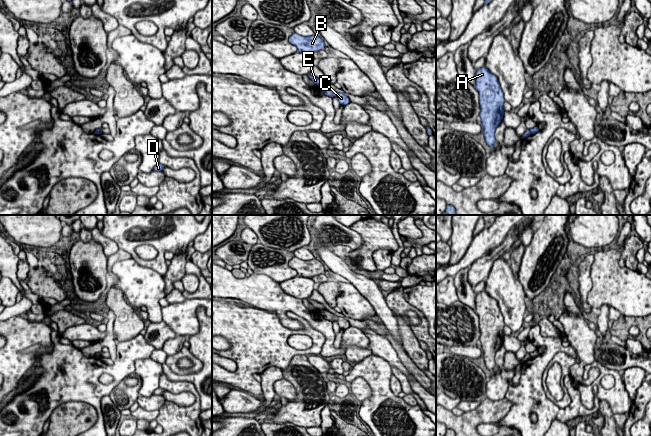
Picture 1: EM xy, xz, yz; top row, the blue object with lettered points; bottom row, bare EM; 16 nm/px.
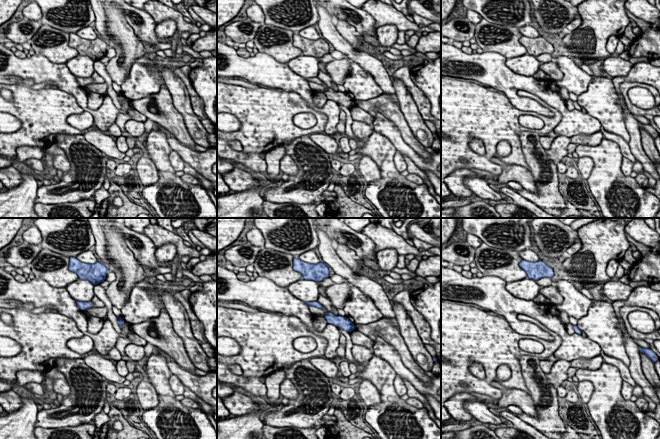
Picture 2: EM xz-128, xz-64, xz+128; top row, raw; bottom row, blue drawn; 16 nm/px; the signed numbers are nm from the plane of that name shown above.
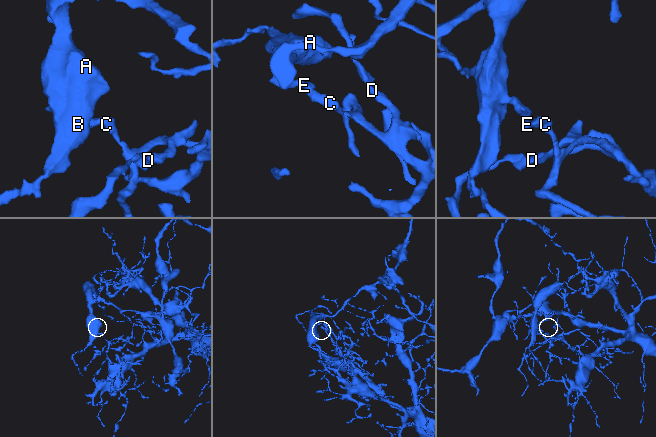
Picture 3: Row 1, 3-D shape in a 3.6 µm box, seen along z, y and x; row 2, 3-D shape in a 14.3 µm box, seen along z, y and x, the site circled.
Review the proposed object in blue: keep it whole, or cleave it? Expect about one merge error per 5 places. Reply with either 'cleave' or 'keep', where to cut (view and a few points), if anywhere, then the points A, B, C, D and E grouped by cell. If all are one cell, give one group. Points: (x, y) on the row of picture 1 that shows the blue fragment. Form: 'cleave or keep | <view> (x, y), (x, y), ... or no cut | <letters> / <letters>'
cleave | xz (323, 84), (319, 86) | A B E / C D

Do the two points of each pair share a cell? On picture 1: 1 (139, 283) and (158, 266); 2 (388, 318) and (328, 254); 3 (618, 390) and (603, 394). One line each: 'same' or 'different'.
1: different
2: same
3: same

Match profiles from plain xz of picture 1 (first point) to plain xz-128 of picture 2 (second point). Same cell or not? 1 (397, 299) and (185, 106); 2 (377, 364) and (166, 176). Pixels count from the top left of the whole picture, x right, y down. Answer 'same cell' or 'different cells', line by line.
1: different cells
2: same cell

